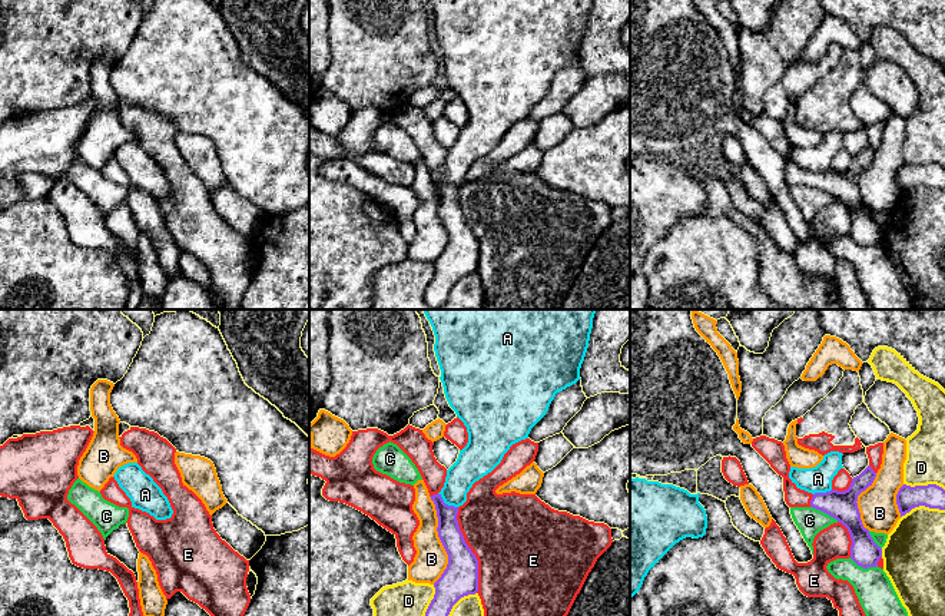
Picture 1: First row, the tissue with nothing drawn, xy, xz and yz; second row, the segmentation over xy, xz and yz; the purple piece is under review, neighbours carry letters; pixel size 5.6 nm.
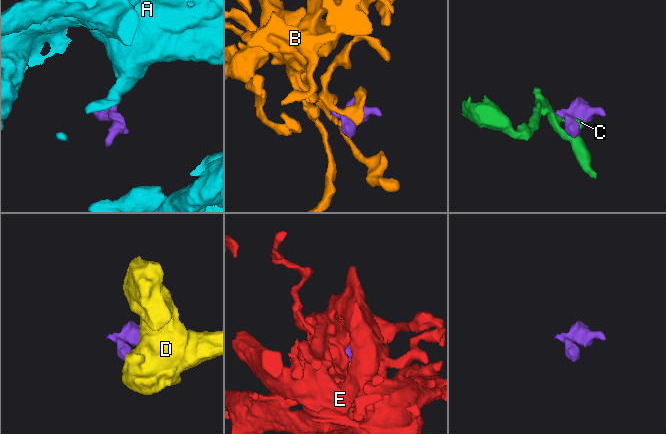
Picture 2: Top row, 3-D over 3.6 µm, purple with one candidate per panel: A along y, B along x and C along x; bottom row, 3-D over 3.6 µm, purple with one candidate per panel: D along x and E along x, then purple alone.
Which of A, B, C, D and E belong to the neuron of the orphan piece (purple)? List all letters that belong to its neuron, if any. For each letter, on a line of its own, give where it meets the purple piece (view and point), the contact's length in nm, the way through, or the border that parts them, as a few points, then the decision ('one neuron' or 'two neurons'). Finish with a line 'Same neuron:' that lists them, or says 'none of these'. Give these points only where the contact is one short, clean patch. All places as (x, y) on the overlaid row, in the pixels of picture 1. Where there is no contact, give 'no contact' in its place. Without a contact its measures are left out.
A: xz (447, 504) | 140 nm | along xz (438, 493), (446, 503), (457, 507) | two neurons
B: xz (440, 539) | 500 nm | two neurons
C: yz (825, 512) | 180 nm | two neurons
D: yz (922, 504) | 260 nm | two neurons
E: xz (470, 550) | 500 nm | one neuron
Same neuron: E

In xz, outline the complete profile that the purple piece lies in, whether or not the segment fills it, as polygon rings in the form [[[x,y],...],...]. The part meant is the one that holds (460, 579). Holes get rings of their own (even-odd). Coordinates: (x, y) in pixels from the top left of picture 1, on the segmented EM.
[[[407,425],[394,435],[378,428],[352,431],[346,447],[335,457],[325,456],[309,447],[309,474],[325,480],[322,496],[329,501],[345,503],[369,516],[379,526],[391,531],[397,539],[397,547],[402,560],[410,566],[417,550],[412,536],[420,520],[412,510],[415,489],[411,484],[399,483],[374,468],[372,457],[387,443],[397,444],[418,468],[431,500],[435,504],[438,517],[438,537],[448,554],[448,564],[441,577],[434,583],[435,595],[425,616],[448,616],[452,606],[464,596],[478,595],[484,616],[567,616],[577,595],[580,593],[588,573],[597,559],[611,546],[611,529],[604,523],[588,521],[567,511],[558,511],[541,501],[536,494],[520,494],[515,491],[497,494],[495,490],[520,474],[537,456],[538,443],[530,438],[521,440],[510,447],[501,463],[487,476],[472,484],[467,493],[467,501],[460,506],[444,503],[440,491],[444,487],[447,468],[434,457],[434,443],[425,437],[422,430]]]

